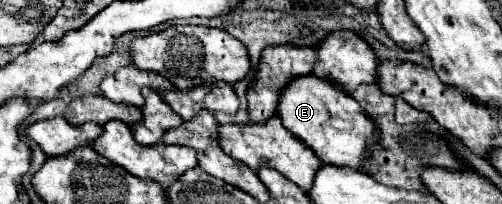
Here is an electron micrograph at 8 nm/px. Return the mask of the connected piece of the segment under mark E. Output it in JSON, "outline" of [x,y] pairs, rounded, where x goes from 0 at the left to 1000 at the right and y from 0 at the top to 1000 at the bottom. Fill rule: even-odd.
{"outline":[[[625,363],[582,382],[558,451],[554,569],[570,637],[594,686],[614,706],[645,804],[717,824],[725,735],[749,696],[749,627],[741,588],[721,549],[713,500],[653,382]],[[677,598],[677,608],[673,608]]]}

